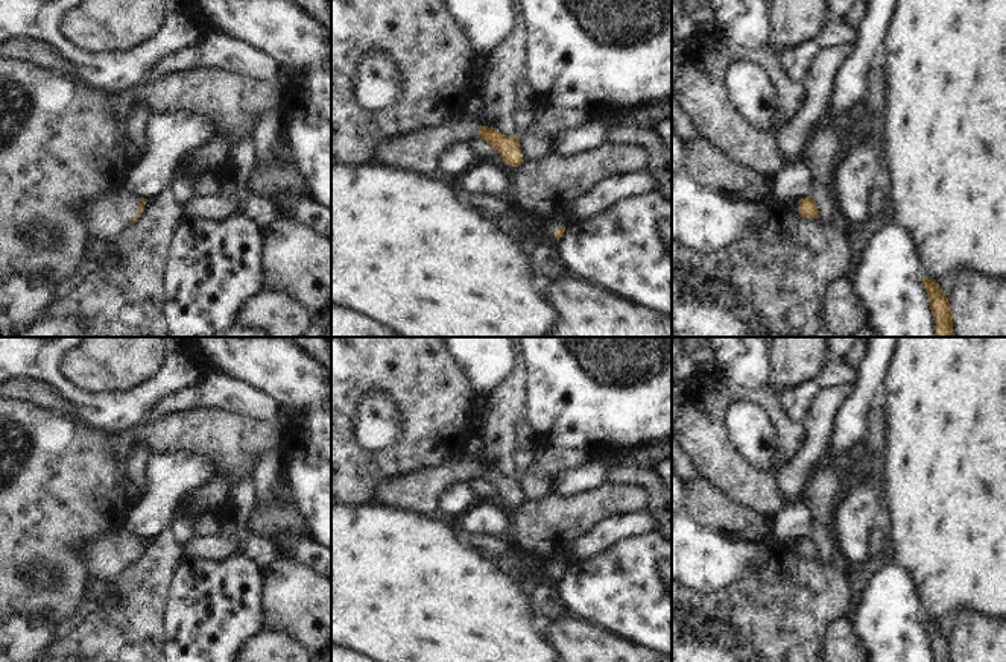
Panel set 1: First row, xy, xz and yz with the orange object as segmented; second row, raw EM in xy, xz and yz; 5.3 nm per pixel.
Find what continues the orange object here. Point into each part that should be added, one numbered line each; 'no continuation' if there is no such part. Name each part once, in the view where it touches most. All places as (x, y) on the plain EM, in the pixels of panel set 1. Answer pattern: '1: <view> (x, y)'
1: xy (107, 556)

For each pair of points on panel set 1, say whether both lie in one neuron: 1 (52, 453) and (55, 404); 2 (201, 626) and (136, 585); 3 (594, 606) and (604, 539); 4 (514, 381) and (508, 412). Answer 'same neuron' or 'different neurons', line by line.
1: different neurons
2: different neurons
3: different neurons
4: same neuron

